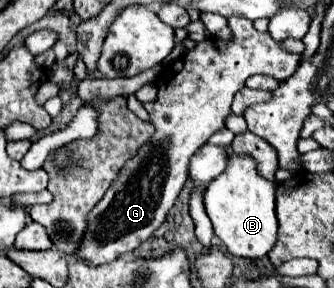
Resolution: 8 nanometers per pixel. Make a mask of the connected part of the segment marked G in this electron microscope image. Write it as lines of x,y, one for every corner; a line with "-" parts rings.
229,16
227,24
233,32
229,42
213,36
197,42
195,48
157,76
157,98
143,104
151,116
155,134
125,162
101,202
91,210
85,238
77,250
81,262
91,266
113,262
145,242
163,224
163,218
187,182
191,156
211,134
225,128
225,116
231,112
233,96
245,86
245,80
253,74
285,80
297,70
301,54
285,50
267,32
257,32
253,22

